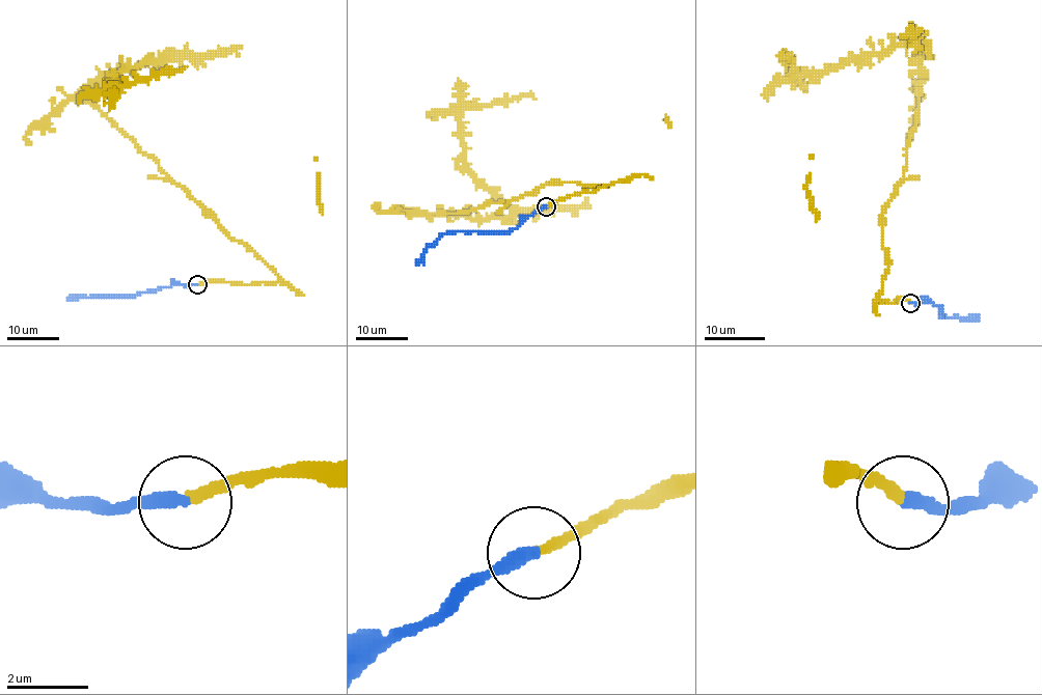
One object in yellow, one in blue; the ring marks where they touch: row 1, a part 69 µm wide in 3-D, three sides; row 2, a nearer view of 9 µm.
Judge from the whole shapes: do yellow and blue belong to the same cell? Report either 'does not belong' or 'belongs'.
belongs

